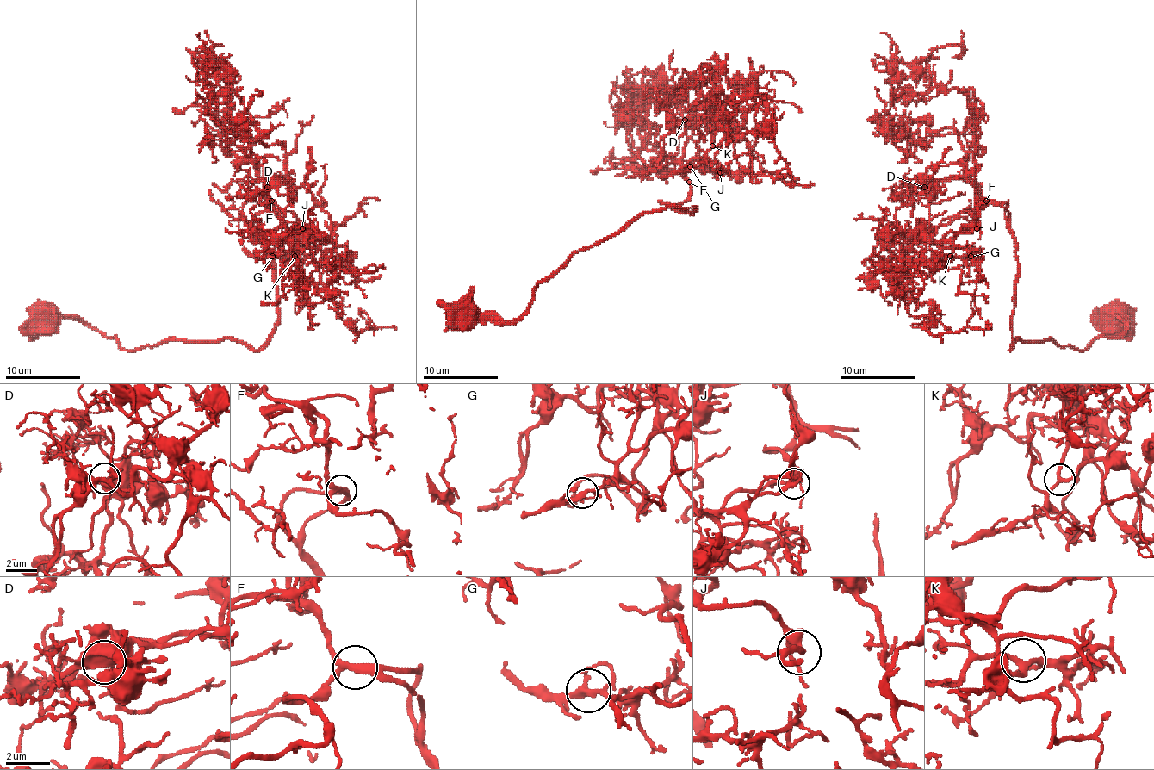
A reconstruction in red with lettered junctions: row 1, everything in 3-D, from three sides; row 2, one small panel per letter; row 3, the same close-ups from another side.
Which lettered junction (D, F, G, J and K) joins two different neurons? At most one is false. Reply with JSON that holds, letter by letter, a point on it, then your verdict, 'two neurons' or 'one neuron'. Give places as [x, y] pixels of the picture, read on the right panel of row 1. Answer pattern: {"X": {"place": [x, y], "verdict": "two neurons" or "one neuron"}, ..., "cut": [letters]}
{"D": {"place": [924, 187], "verdict": "one neuron"}, "F": {"place": [986, 201], "verdict": "one neuron"}, "G": {"place": [970, 256], "verdict": "one neuron"}, "J": {"place": [977, 228], "verdict": "one neuron"}, "K": {"place": [950, 256], "verdict": "one neuron"}, "cut": []}

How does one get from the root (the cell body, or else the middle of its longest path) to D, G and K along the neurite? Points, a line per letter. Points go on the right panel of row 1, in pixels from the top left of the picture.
D: (1125, 316), (1117, 337), (1085, 350), (1020, 338), (1010, 350), (1018, 256), (1008, 211), (959, 177), (924, 187)
G: (1125, 316), (1085, 350), (1010, 350), (1018, 256), (999, 201), (942, 239), (946, 260), (970, 256)
K: (1125, 316), (1085, 350), (1010, 350), (1008, 211), (965, 211), (977, 226), (942, 239), (950, 256)

